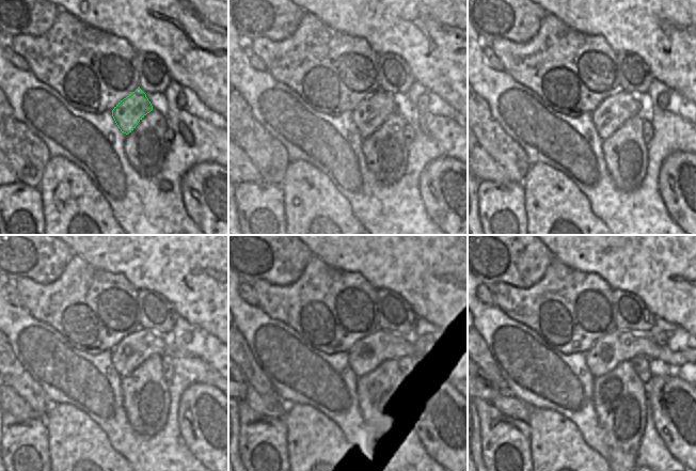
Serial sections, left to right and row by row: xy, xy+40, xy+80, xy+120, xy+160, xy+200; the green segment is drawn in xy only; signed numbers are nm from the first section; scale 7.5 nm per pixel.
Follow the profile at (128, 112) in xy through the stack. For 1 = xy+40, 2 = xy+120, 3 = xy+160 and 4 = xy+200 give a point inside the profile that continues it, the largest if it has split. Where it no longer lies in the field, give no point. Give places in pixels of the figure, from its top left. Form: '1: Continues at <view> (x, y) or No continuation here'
1: Continues at xy+40 (377, 107)
2: Continues at xy+120 (131, 351)
3: Continues at xy+160 (367, 354)
4: Continues at xy+200 (610, 350).

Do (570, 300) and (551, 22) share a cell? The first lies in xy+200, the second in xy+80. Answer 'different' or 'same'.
same

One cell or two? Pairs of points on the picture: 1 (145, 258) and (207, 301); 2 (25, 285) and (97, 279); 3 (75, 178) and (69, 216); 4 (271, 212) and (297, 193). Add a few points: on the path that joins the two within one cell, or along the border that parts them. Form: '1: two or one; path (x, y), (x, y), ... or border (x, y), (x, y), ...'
1: one; path (160, 262), (192, 292)
2: one; path (43, 292), (79, 292)
3: one; path (69, 188), (69, 206)
4: two; border (280, 186), (285, 223)

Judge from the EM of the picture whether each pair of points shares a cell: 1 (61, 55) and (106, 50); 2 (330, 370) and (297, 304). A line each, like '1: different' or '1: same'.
1: same
2: different

